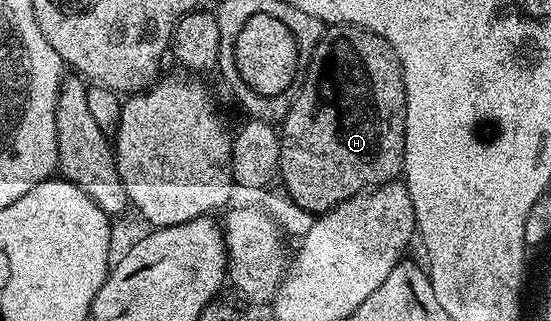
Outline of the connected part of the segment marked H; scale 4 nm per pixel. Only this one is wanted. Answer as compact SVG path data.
M352 24L327 27L310 55L292 106L280 122L278 175L281 187L307 212L327 212L348 198L402 176L405 133L406 83L402 77L402 62L390 43L367 28L355 28Z

